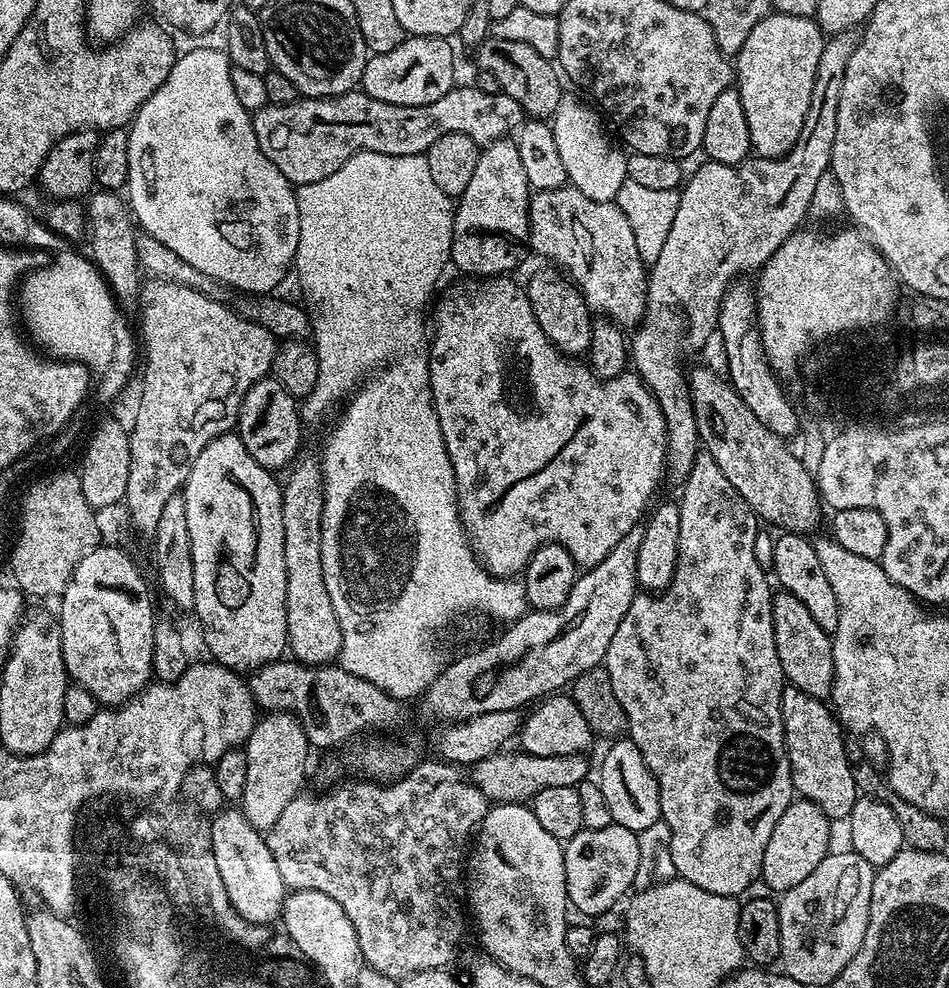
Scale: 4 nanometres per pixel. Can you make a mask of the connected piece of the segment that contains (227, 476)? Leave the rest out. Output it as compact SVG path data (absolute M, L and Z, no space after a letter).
M225 434L214 438L194 458L194 466L188 475L188 481L184 484L182 495L186 506L186 527L190 530L190 550L194 558L194 602L196 603L194 615L200 619L204 627L204 644L215 663L223 668L231 668L237 674L248 674L253 670L274 663L281 659L288 648L288 627L286 626L286 554L284 553L284 535L282 534L282 506L284 498L281 485L276 484L277 477L268 469L258 466L254 458L246 450L244 443L240 441L239 435Z

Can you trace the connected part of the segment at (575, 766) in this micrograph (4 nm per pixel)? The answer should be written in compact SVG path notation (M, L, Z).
M523 750L495 752L490 758L482 758L482 762L471 765L470 779L482 790L489 801L502 804L519 804L531 801L538 790L546 790L549 786L570 786L575 788L583 780L589 779L588 756L584 754L566 754L565 756L539 756Z

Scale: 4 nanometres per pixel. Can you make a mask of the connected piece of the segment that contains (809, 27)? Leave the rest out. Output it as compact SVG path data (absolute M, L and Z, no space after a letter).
M773 11L754 26L750 38L746 38L742 50L735 56L734 87L742 98L742 110L746 110L746 126L750 126L750 142L756 156L776 160L798 142L802 122L806 122L806 110L810 110L810 90L814 90L814 74L818 74L818 58L822 58L825 39L825 33L813 17Z

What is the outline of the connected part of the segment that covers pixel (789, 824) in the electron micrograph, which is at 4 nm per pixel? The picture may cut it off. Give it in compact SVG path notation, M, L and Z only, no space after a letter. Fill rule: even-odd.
M803 798L793 799L790 806L778 818L774 826L774 834L770 834L770 842L766 842L766 854L762 854L762 870L760 880L772 894L783 894L790 891L798 882L810 878L814 870L818 870L818 862L828 856L830 846L830 820L814 802Z

